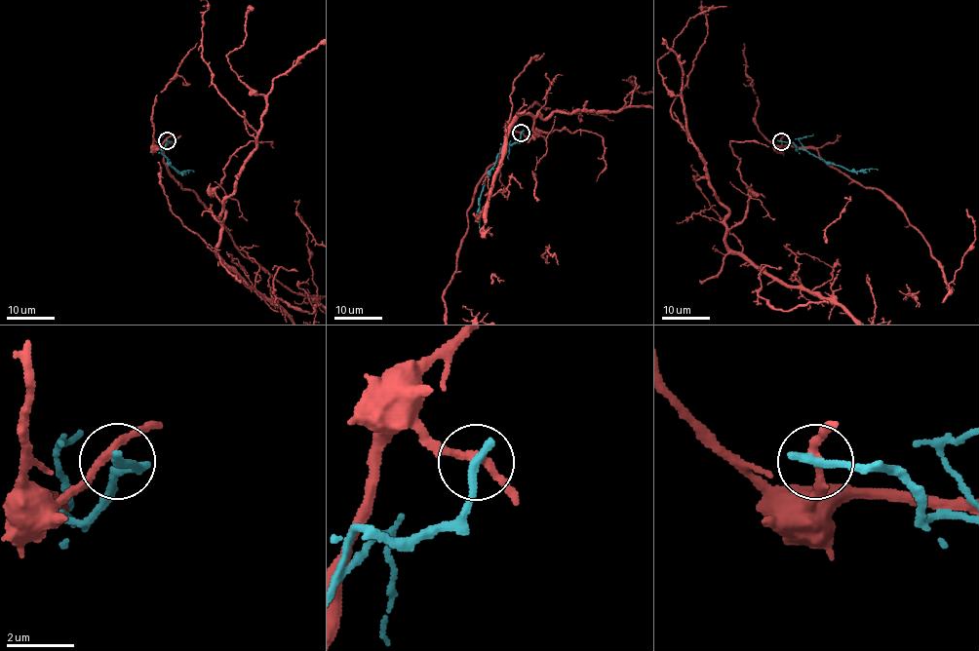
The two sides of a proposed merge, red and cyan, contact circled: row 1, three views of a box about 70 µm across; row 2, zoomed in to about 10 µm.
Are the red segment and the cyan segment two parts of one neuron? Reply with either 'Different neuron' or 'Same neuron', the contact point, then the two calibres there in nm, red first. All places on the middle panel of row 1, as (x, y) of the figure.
Different neuron. Place: (521, 133). Thickness 240 nm (red) against 300 nm

